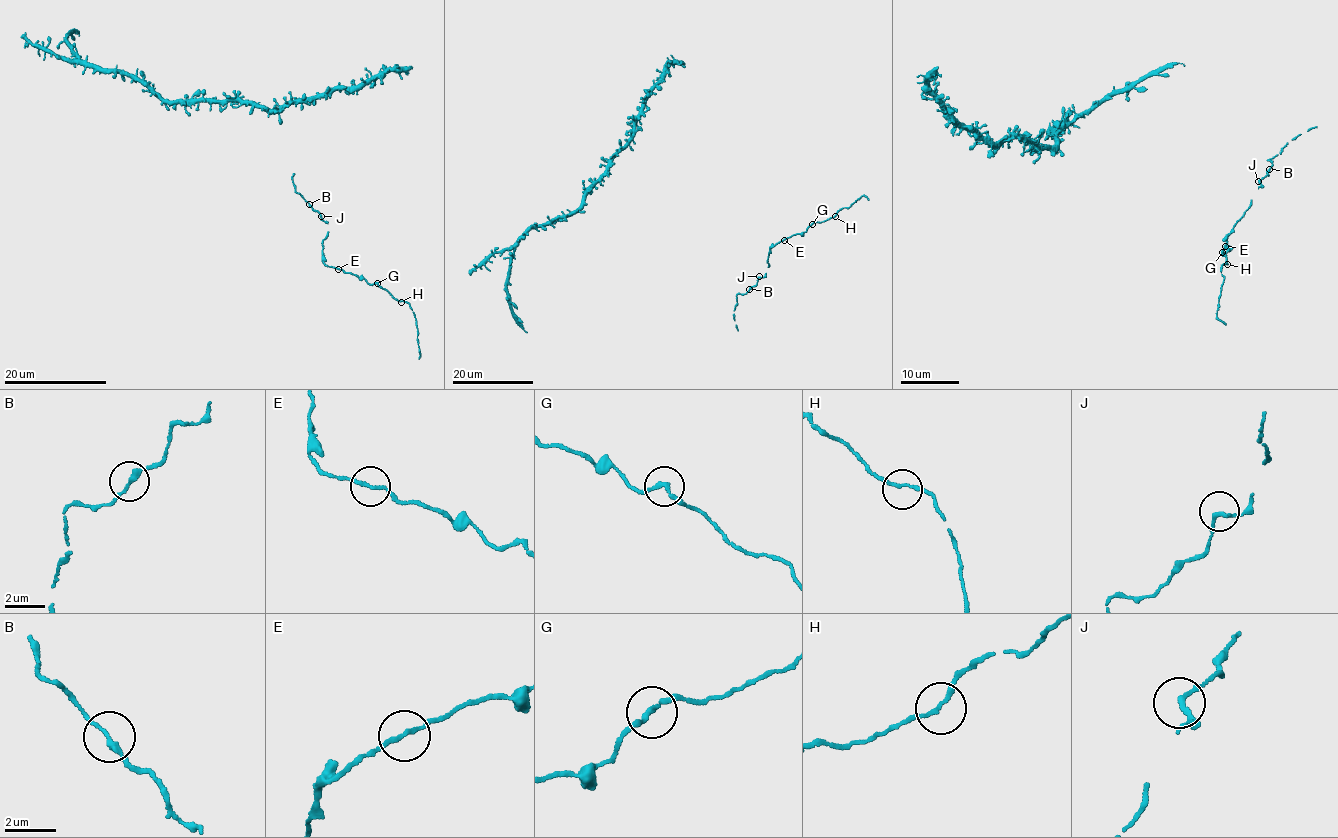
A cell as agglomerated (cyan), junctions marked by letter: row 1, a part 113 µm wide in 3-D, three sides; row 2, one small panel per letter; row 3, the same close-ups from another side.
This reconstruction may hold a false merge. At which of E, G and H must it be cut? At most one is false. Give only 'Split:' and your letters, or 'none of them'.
Split: none of them

